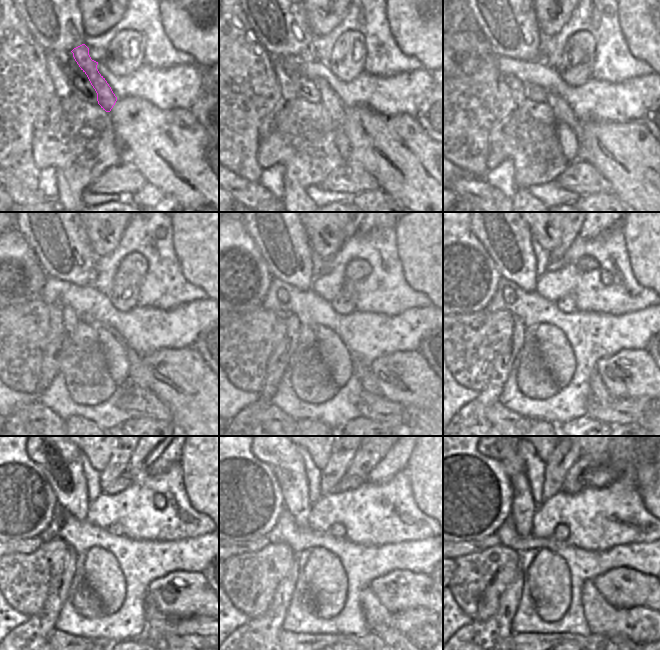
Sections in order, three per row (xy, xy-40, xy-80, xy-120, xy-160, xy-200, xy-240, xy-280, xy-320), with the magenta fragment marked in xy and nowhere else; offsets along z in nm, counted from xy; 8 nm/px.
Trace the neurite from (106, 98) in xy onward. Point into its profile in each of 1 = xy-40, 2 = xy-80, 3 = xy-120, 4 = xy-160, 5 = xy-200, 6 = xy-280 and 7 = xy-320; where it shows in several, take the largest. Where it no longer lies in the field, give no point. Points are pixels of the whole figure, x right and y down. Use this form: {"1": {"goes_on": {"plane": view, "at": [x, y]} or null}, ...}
{"1": {"goes_on": {"plane": "xy-40", "at": [332, 103]}}, "2": {"goes_on": {"plane": "xy-80", "at": [561, 111]}}, "3": {"goes_on": {"plane": "xy-120", "at": [137, 375]}}, "4": {"goes_on": {"plane": "xy-160", "at": [363, 371]}}, "5": {"goes_on": {"plane": "xy-200", "at": [598, 390]}}, "6": {"goes_on": {"plane": "xy-280", "at": [395, 639]}}, "7": {"goes_on": {"plane": "xy-320", "at": [618, 639]}}}

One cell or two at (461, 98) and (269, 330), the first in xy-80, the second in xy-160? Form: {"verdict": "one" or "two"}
{"verdict": "one"}

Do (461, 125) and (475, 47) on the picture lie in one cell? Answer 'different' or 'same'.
same

